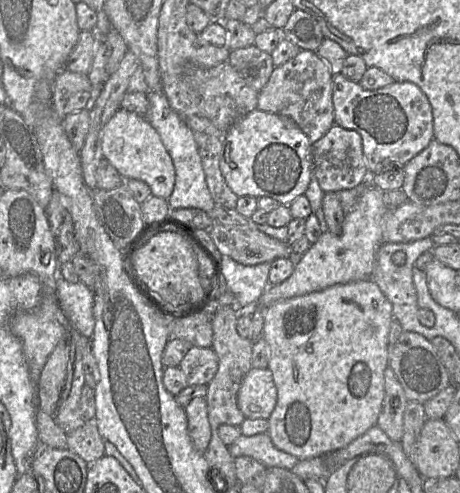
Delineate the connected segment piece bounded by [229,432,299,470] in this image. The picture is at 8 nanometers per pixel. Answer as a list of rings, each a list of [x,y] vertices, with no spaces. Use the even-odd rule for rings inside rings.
[[[268,432],[252,436],[241,435],[229,445],[229,450],[234,458],[249,456],[267,468],[280,467],[291,470],[299,461],[294,455],[277,448]]]

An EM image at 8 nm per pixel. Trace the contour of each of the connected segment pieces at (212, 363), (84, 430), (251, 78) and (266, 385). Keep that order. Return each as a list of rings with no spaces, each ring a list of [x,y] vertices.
[[[192,346],[180,363],[188,385],[208,385],[219,367],[219,358],[212,347]]]
[[[94,422],[84,425],[67,435],[67,448],[91,464],[105,455],[104,439]]]
[[[254,44],[231,50],[228,62],[257,92],[266,85],[275,68],[271,55]]]
[[[252,368],[244,377],[238,392],[238,406],[246,418],[269,419],[278,400],[272,371]]]

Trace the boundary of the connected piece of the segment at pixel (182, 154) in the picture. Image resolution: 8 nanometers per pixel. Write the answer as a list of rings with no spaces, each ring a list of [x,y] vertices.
[[[140,67],[132,74],[127,91],[143,92],[147,95],[149,109],[144,117],[159,134],[166,151],[172,159],[175,169],[175,184],[170,197],[167,199],[170,209],[195,208],[212,216],[215,203],[207,187],[201,157],[192,131],[180,119],[178,114],[171,109],[167,97],[161,90],[149,89]]]

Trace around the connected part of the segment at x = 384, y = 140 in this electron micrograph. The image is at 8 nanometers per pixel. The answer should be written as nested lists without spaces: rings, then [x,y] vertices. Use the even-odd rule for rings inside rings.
[[[340,73],[332,78],[332,101],[335,124],[355,130],[362,137],[369,177],[387,169],[403,168],[434,138],[431,104],[425,93],[412,82],[393,82],[376,90],[367,90]]]

